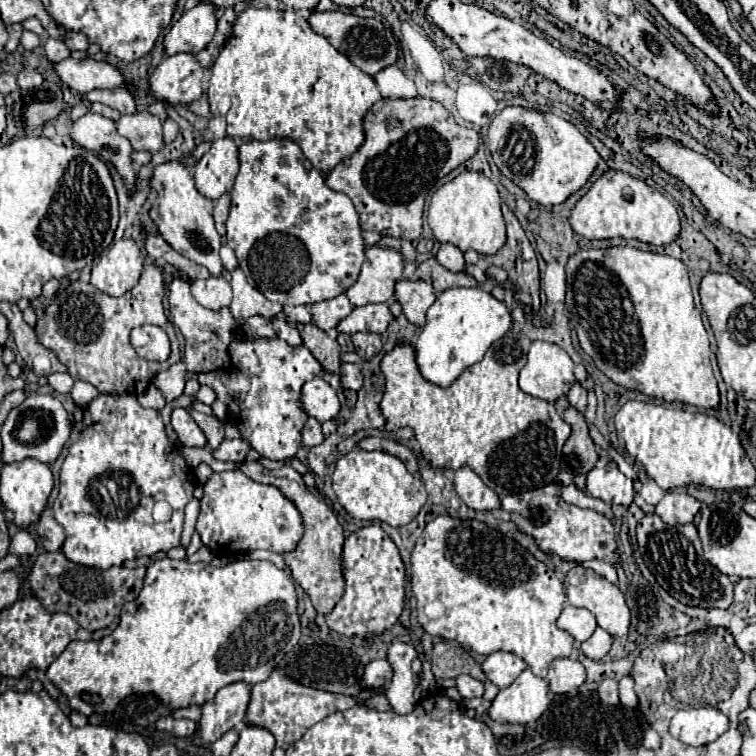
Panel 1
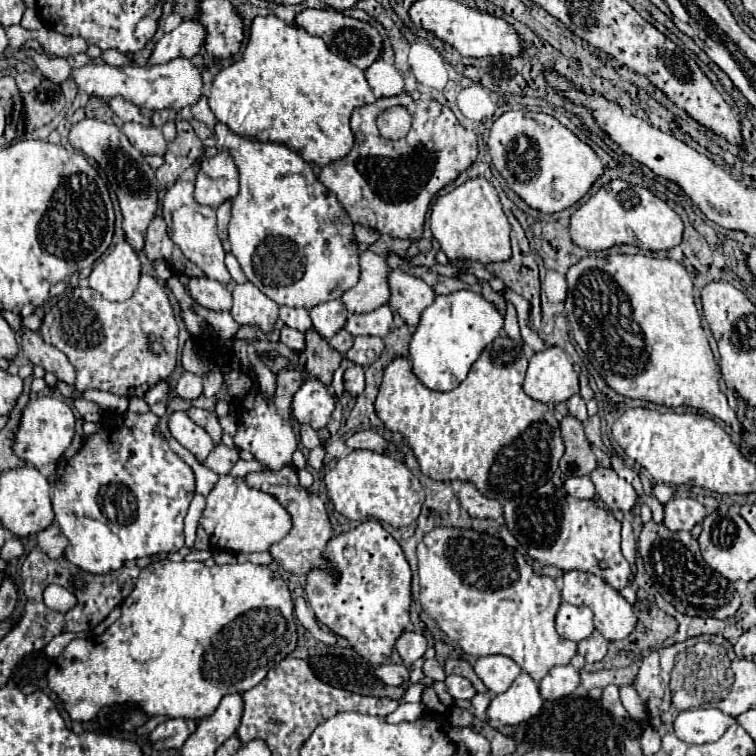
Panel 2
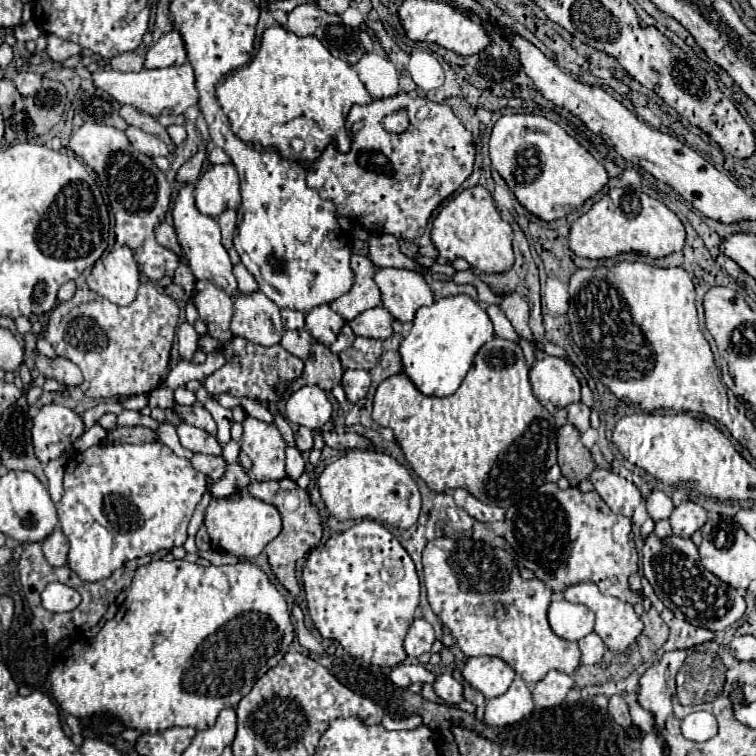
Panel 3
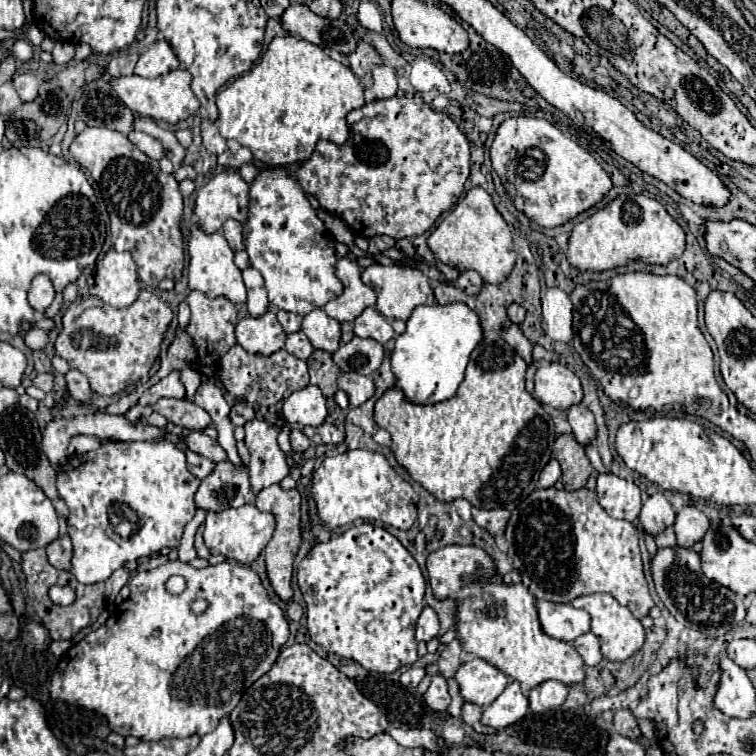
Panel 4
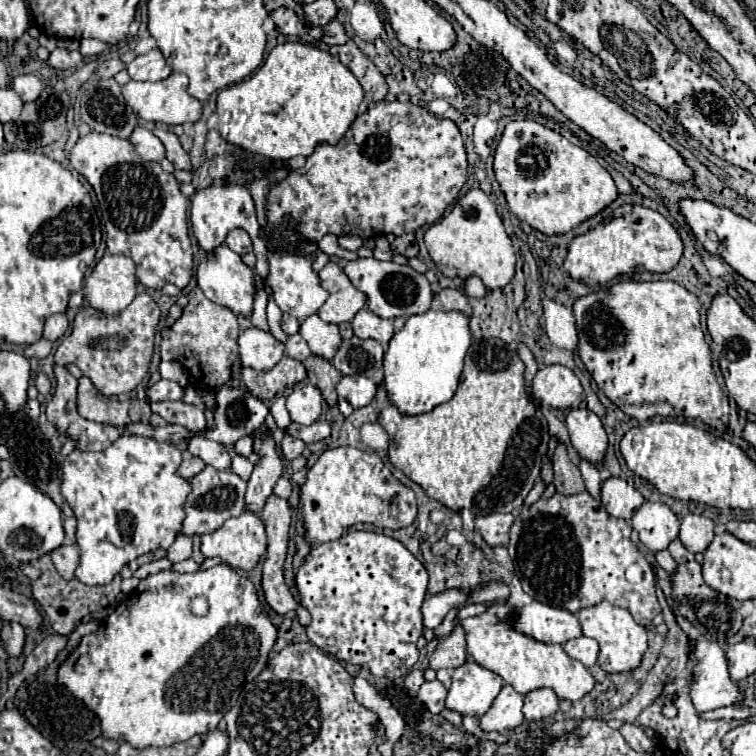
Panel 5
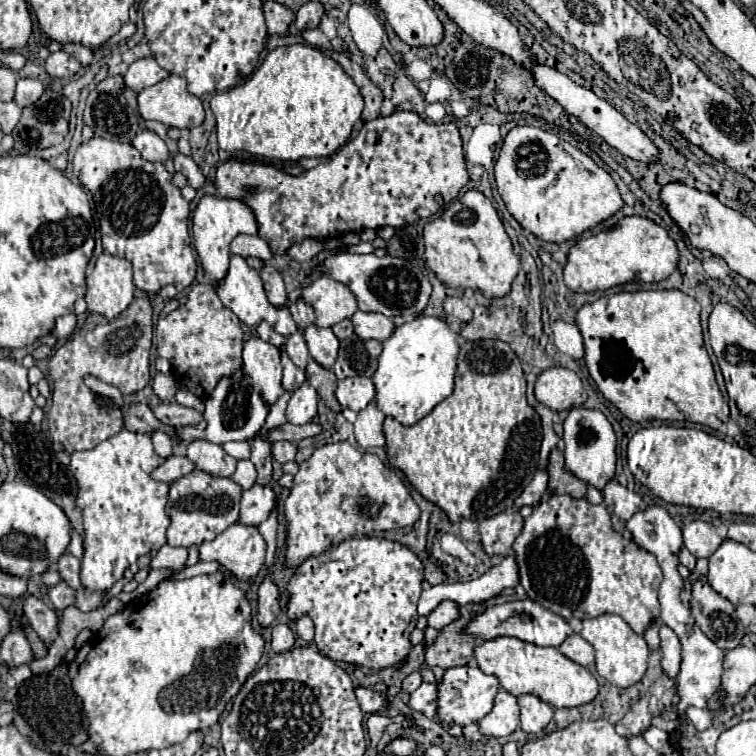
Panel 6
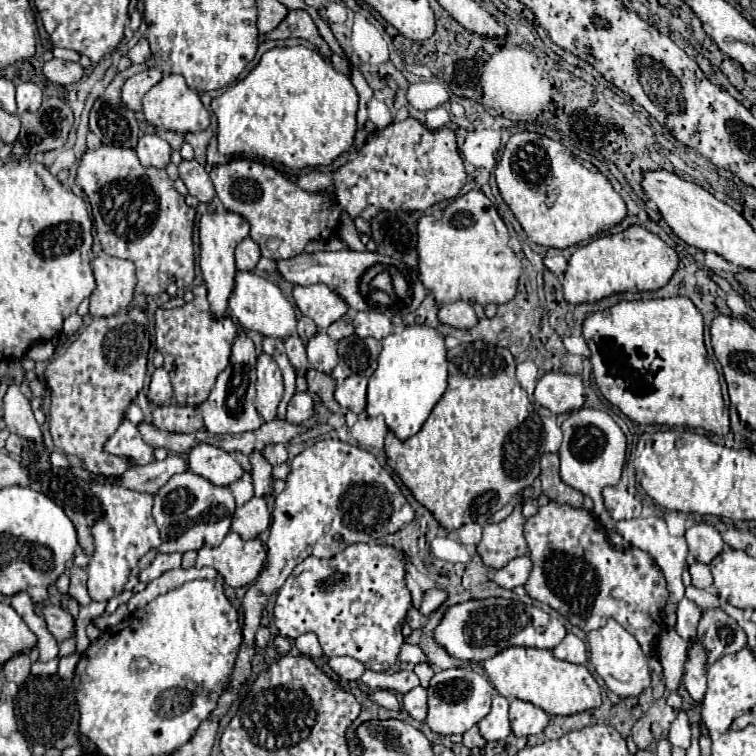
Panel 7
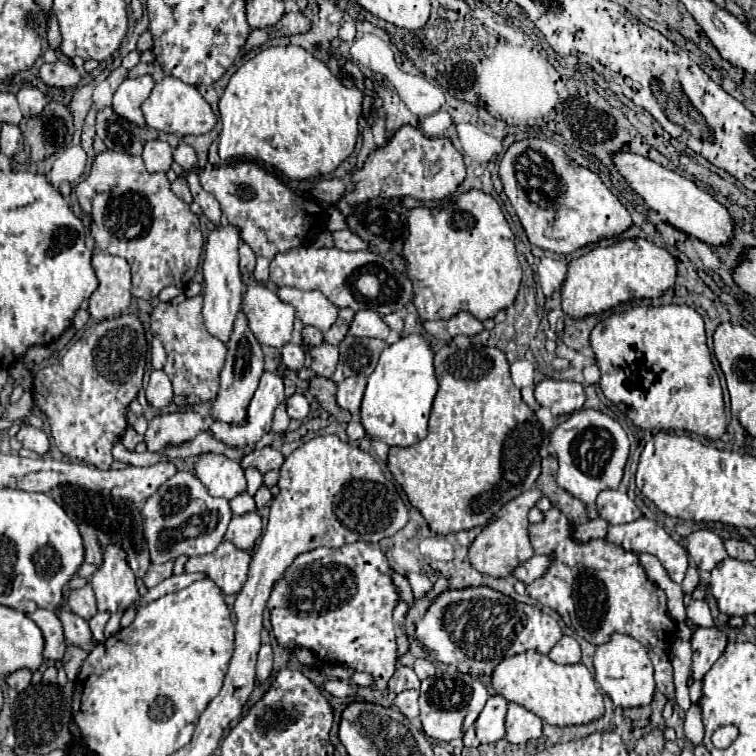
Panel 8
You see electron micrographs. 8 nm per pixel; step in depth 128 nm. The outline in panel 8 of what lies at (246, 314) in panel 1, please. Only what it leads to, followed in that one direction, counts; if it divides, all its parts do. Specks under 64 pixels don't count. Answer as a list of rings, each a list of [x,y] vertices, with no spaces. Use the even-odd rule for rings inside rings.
[[[264,372],[260,378],[260,386],[254,392],[254,398],[248,406],[248,422],[244,426],[212,422],[210,430],[218,440],[222,440],[228,446],[254,444],[270,430],[274,410],[282,400],[284,400],[282,378],[274,372]]]

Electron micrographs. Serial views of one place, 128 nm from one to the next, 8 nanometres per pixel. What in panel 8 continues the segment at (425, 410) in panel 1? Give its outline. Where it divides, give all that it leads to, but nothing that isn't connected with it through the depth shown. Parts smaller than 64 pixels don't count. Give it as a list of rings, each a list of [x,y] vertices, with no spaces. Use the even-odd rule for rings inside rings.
[[[456,344],[442,346],[436,356],[438,394],[434,398],[428,436],[414,446],[392,446],[388,452],[388,468],[396,482],[404,488],[412,506],[420,510],[428,526],[436,534],[450,534],[482,526],[512,498],[530,490],[540,476],[540,442],[542,424],[534,410],[522,402],[520,390],[510,378],[510,364],[500,348],[474,346],[458,348]]]

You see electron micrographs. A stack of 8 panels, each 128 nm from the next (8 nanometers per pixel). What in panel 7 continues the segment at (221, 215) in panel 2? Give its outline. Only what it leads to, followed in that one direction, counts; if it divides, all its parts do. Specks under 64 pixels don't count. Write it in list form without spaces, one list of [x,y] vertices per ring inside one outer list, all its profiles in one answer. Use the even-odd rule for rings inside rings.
[[[244,238],[236,246],[236,266],[238,270],[254,270],[260,260],[260,246],[252,238]]]

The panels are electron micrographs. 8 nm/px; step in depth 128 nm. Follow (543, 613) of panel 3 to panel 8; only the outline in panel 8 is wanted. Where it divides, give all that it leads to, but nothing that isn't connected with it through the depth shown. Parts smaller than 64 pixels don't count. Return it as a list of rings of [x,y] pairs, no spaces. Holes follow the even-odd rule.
[[[528,650],[524,654],[504,658],[498,666],[494,666],[492,686],[508,702],[516,702],[528,708],[544,722],[554,726],[586,724],[604,714],[602,692],[584,664],[562,666],[536,650]]]

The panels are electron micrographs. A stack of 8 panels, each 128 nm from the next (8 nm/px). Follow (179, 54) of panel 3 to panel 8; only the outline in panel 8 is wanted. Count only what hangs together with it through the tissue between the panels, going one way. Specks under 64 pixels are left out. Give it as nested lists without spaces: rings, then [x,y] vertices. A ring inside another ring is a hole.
[[[148,74],[140,78],[126,78],[114,92],[112,108],[116,110],[116,114],[124,116],[132,124],[144,126],[140,104],[148,98],[148,94],[152,92],[152,86],[154,86],[154,78]]]

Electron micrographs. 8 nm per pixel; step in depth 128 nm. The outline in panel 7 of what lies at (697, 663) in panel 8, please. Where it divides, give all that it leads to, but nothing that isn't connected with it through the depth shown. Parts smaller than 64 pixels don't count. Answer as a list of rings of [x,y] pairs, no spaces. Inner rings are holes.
[[[722,608],[702,610],[698,636],[708,648],[710,664],[726,654],[736,654],[746,646],[746,632]]]

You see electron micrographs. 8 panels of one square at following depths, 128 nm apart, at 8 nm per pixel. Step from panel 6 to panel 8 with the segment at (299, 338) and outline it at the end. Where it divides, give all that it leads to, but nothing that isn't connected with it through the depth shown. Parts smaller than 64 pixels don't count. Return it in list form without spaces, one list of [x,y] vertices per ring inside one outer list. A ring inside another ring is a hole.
[[[292,342],[282,346],[282,362],[292,372],[298,372],[304,366],[304,350],[302,350],[302,346],[300,344],[292,344]]]

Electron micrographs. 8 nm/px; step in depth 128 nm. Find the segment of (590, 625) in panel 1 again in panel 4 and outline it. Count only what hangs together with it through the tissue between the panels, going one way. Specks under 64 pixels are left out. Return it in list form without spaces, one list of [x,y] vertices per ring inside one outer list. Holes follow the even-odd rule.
[[[540,600],[538,618],[542,630],[556,640],[572,642],[578,636],[590,632],[590,614],[586,610],[574,608],[572,604],[556,604],[548,600]]]

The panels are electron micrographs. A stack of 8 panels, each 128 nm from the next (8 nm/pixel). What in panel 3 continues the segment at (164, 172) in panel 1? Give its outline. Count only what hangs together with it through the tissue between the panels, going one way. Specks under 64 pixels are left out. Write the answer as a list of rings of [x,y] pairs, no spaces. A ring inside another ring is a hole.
[[[186,184],[178,190],[174,206],[172,206],[172,218],[174,218],[174,228],[176,228],[178,242],[180,242],[182,250],[186,252],[188,266],[194,272],[196,280],[206,278],[212,284],[216,284],[218,288],[222,288],[224,292],[234,294],[236,292],[236,278],[232,274],[232,262],[228,258],[228,252],[220,242],[220,226],[212,216],[206,216],[196,208],[194,186],[192,184]]]

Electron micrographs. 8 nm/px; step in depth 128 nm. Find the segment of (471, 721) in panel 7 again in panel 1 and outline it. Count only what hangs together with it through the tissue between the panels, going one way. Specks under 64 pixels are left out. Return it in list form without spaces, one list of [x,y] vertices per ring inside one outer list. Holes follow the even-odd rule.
[[[494,652],[486,656],[486,660],[482,662],[482,670],[486,678],[492,680],[498,688],[510,686],[524,668],[526,668],[526,662],[512,652]]]

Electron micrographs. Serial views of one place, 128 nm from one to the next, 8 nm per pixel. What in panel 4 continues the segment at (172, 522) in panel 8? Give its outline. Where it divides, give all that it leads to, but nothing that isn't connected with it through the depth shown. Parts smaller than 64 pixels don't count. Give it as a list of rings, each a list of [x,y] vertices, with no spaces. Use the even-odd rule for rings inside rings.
[[[224,460],[224,462],[218,462],[212,476],[204,478],[204,482],[200,484],[200,488],[196,492],[196,506],[204,508],[208,512],[220,512],[228,506],[238,508],[238,506],[246,504],[246,496],[250,494],[250,488],[252,488],[250,486],[250,476],[248,476],[246,468],[238,468],[230,460]]]

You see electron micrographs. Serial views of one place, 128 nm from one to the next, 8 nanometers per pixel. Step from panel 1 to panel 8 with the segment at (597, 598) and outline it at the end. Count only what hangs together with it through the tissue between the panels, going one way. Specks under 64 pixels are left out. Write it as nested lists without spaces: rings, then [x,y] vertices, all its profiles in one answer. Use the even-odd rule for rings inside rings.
[[[614,632],[608,642],[596,646],[594,672],[596,672],[596,682],[612,698],[616,706],[630,708],[630,706],[644,706],[652,702],[652,694],[654,694],[652,662],[648,658],[646,648],[632,636]]]

